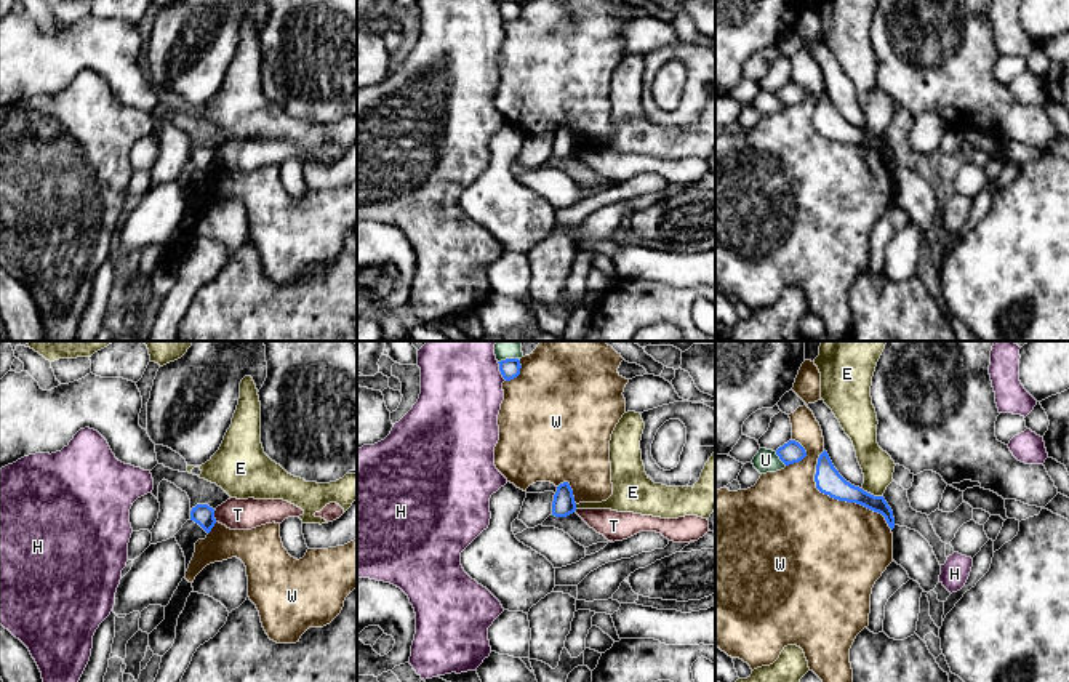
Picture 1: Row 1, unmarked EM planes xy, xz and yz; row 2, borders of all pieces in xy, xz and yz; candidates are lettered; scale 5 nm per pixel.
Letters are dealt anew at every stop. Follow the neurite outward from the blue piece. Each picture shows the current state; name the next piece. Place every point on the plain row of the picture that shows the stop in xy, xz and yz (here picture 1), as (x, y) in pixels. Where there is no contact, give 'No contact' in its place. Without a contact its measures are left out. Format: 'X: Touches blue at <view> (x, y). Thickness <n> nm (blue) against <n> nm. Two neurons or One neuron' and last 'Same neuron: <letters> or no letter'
E: Touches blue at yz (872, 136). Thickness 130 nm (blue) against 160 nm. Two neurons
H: Touches blue at xz (501, 13). Thickness 100 nm (blue) against 400 nm. Two neurons
T: Touches blue at xy (213, 157). Thickness 110 nm (blue) against 160 nm. Two neurons
U: Touches blue at yz (780, 100). Thickness 110 nm (blue) against 110 nm. Two neurons
W: Touches blue at yz (837, 140). Thickness 130 nm (blue) against 480 nm. Two neurons
Same neuron: no letter

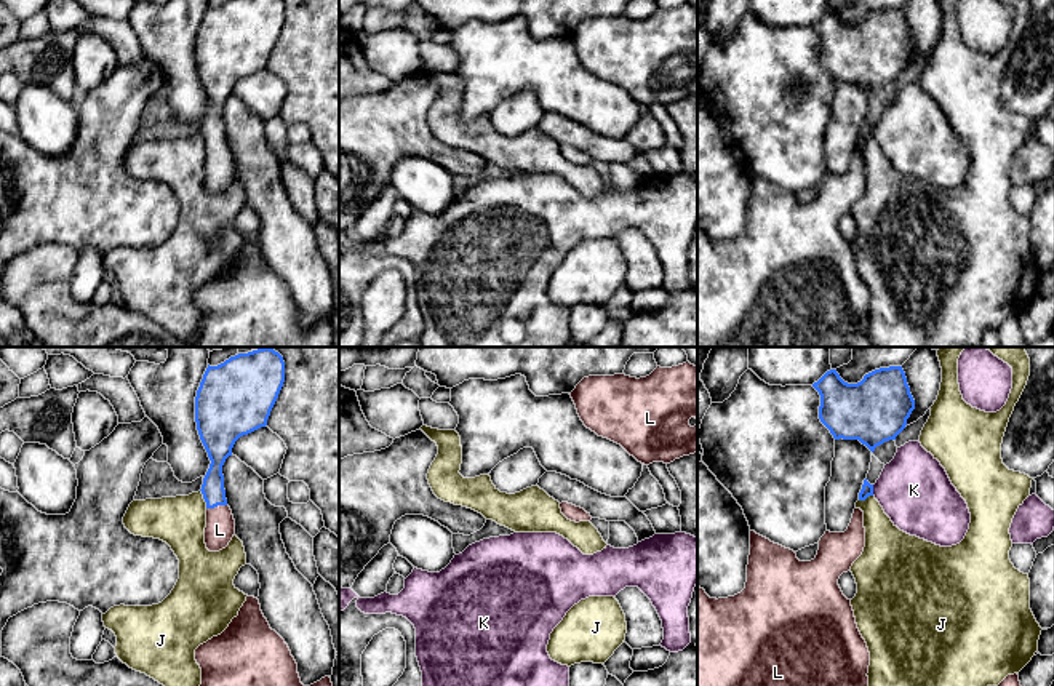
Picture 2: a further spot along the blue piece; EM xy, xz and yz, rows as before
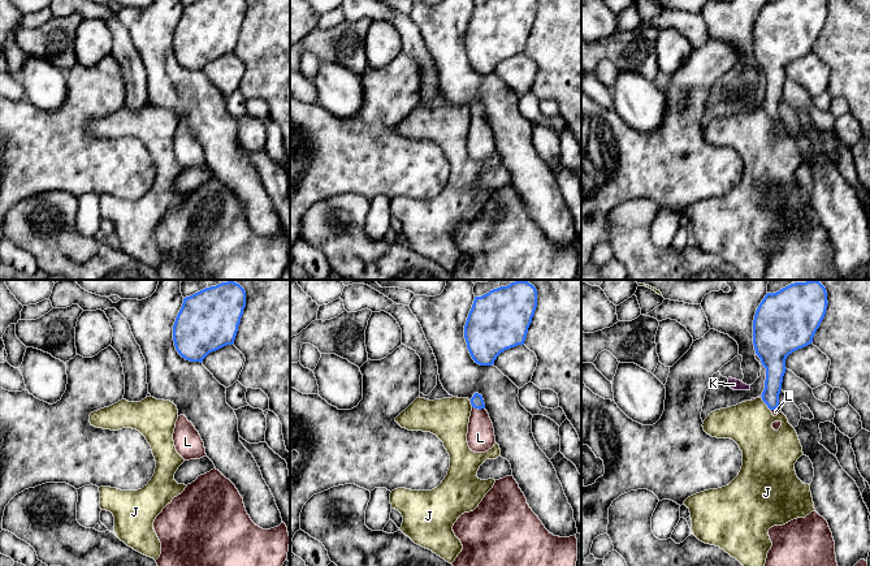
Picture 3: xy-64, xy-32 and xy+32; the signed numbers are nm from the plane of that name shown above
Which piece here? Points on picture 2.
J: Touches blue at xy (205, 141). Thickness 120 nm (blue) against 260 nm. Two neurons
K: Touches blue at yz (872, 131). Thickness 60 nm (blue) against 360 nm. Two neurons
L: Touches blue at xy (216, 147). Thickness 120 nm (blue) against 150 nm. One neuron
Same neuron: L

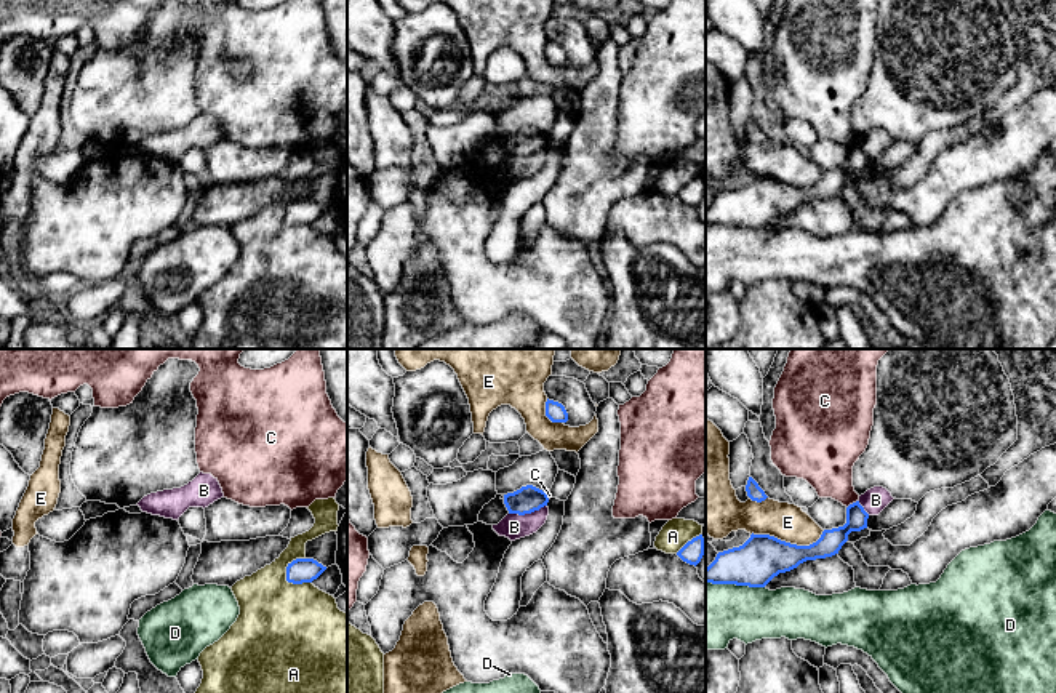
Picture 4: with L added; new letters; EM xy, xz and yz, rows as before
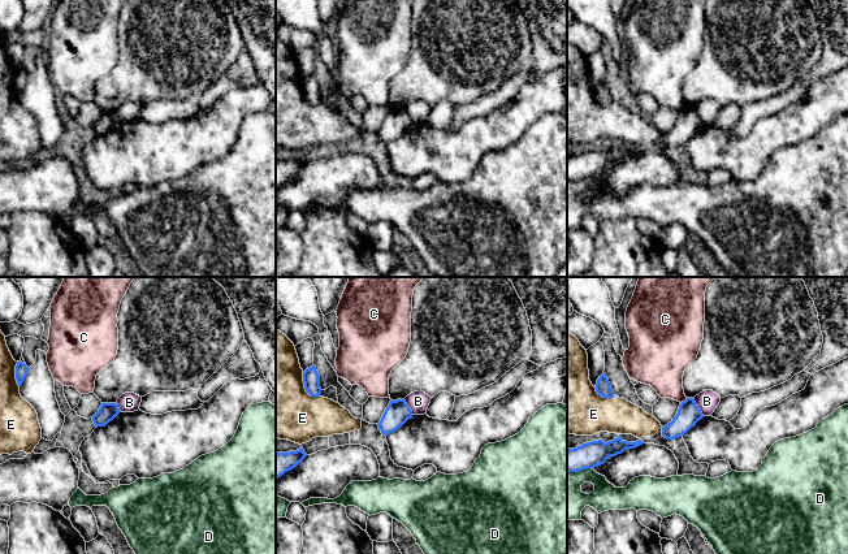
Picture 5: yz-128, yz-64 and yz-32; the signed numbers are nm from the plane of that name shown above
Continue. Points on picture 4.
A: Touches blue at xy (292, 223). Thickness 130 nm (blue) against 480 nm. Two neurons
B: Touches blue at xz (527, 154). Thickness 140 nm (blue) against 130 nm. Two neurons
C: Touches blue at yz (853, 144). Thickness 120 nm (blue) against 280 nm. Two neurons
D: Touches blue at yz (735, 224). Thickness 240 nm (blue) against 320 nm. Two neurons
E: Touches blue at yz (788, 184). Thickness 240 nm (blue) against 190 nm. Two neurons
Same neuron: no letter

